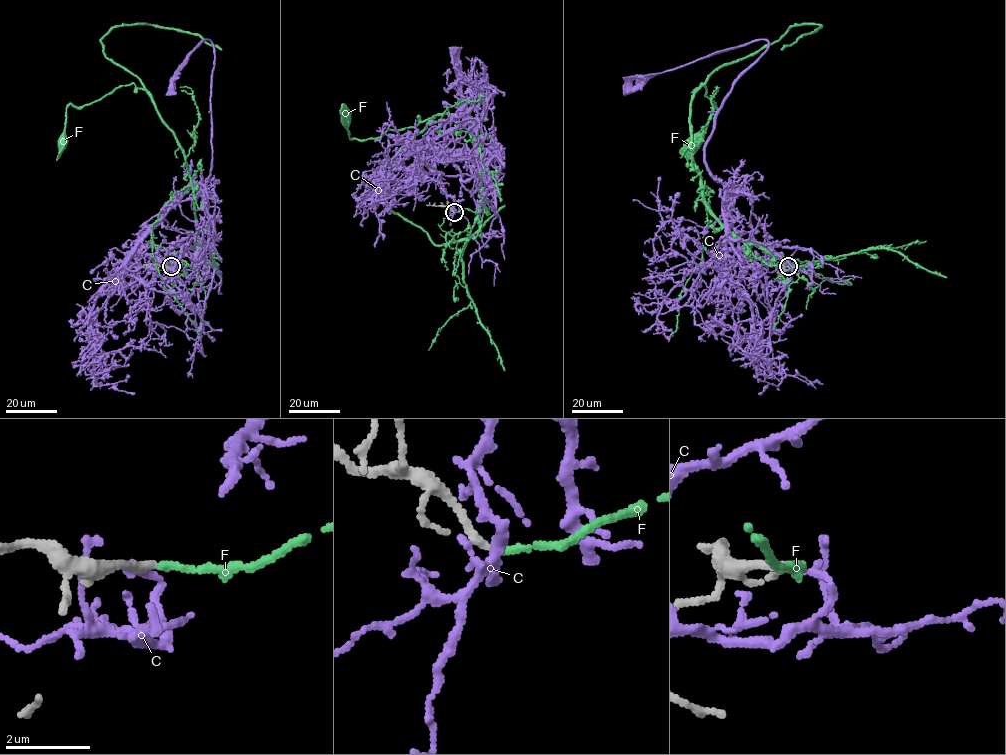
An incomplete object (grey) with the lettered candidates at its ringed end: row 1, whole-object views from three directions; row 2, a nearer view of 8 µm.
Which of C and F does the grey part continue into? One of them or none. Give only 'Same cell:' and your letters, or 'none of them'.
Same cell: F

